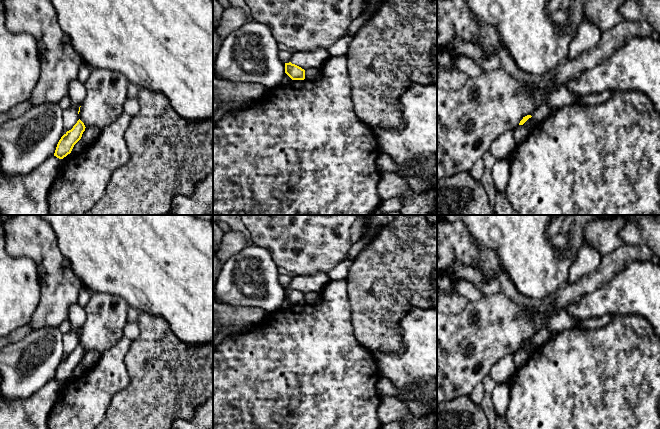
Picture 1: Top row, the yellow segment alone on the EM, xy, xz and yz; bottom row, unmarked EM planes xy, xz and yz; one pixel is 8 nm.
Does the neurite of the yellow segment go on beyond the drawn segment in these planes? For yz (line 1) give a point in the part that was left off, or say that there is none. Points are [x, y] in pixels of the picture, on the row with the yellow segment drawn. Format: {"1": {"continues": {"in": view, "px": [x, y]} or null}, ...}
{"1": {"continues": null}}

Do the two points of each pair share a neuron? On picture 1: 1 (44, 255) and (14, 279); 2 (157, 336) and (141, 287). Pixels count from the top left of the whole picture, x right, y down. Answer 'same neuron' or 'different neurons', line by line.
1: different neurons
2: different neurons

